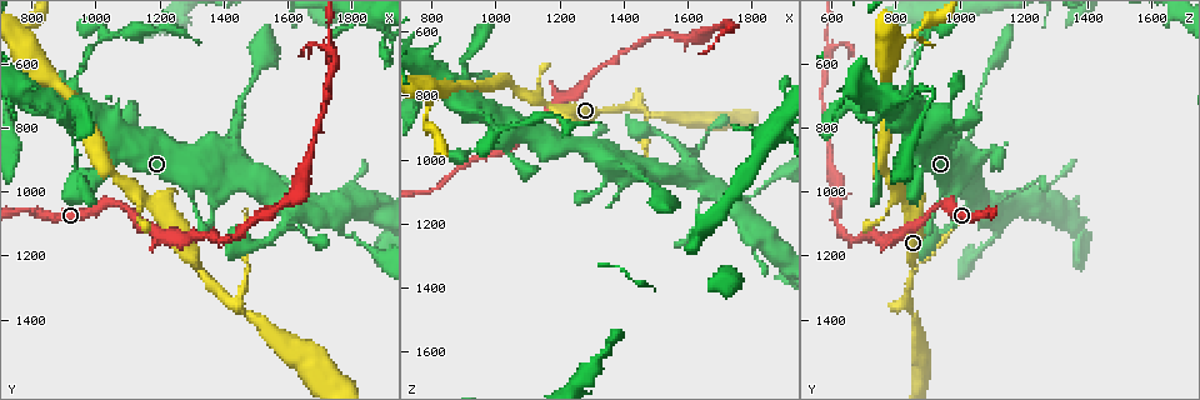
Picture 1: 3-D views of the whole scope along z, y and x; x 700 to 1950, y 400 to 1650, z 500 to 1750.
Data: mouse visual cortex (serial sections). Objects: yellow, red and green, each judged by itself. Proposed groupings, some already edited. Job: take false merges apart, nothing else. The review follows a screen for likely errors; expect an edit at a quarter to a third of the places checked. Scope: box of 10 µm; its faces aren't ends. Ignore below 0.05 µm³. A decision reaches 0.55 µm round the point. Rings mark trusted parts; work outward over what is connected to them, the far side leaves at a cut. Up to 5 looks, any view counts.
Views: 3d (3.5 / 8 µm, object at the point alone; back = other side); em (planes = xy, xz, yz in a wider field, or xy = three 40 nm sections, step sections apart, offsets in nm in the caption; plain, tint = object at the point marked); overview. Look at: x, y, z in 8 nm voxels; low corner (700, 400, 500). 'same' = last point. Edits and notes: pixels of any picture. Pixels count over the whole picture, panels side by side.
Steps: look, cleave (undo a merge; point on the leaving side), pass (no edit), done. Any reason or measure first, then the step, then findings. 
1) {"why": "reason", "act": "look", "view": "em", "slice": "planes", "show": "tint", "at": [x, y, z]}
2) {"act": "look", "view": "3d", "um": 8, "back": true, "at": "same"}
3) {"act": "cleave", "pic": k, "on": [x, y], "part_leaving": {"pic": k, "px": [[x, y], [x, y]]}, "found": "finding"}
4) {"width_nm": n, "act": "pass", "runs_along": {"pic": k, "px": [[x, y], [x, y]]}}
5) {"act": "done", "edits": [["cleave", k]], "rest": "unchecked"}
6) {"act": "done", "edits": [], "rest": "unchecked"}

{"why": "a narrow waist", "act": "look", "view": "3d", "um": 8, "at": [930, 840, 740]}

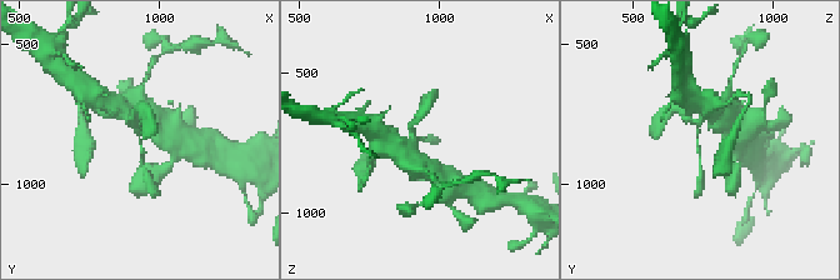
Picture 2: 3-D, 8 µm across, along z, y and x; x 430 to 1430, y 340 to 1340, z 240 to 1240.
{"act": "look", "view": "em", "slice": "xy", "step": 2, "show": "tint", "at": "same"}

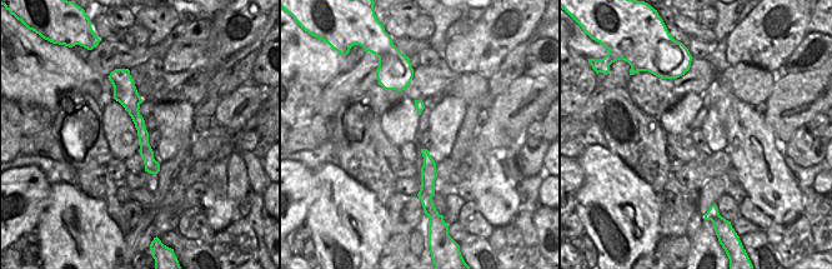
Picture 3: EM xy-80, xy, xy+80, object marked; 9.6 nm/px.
{"act": "pass", "runs_along": {"pic": 2, "px": [[125, 110], [140, 135], [146, 174]]}, "found": "continuous, no second cell"}

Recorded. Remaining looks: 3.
{"why": "narrows sharply", "act": "look", "view": "3d", "um": 3.5, "back": true, "at": [1740, 530, 580]}

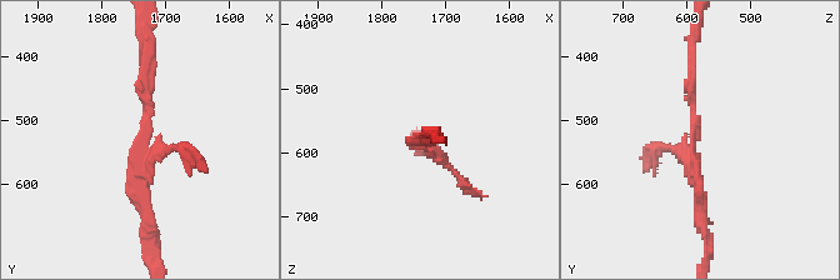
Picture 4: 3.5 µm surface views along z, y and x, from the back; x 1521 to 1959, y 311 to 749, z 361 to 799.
{"act": "look", "view": "em", "slice": "planes", "show": "tint", "at": [1730, 535, 590]}

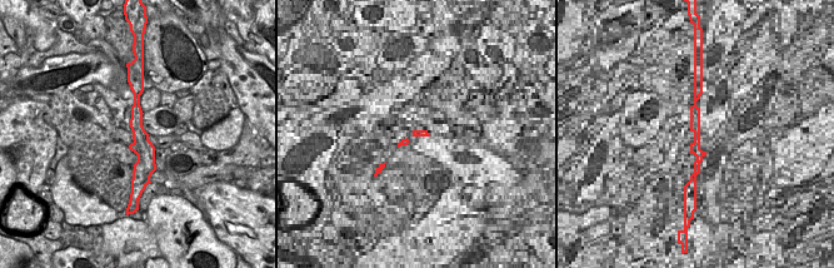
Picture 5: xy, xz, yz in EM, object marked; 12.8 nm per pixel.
{"act": "look", "view": "em", "slice": "xy", "step": 2, "show": "tint", "at": "same"}

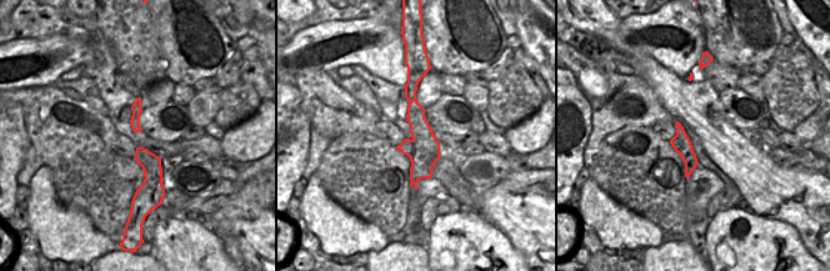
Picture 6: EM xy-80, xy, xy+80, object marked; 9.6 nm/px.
{"act": "pass", "runs_along": {"pic": 6, "px": [[410, 81], [419, 125], [414, 184]]}, "found": "continuous, no second cell"}

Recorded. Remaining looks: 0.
{"act": "done", "edits": [], "rest": "unchecked"}

